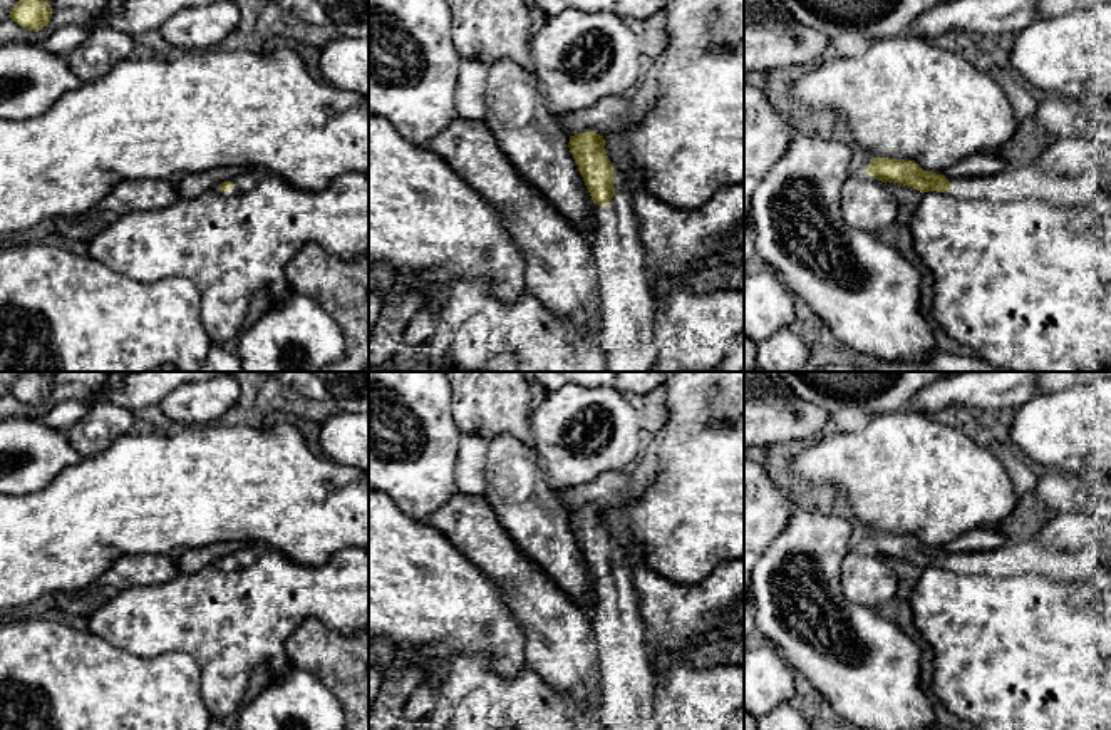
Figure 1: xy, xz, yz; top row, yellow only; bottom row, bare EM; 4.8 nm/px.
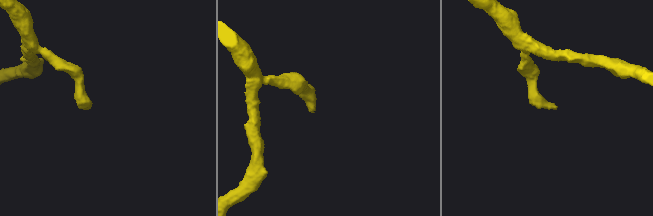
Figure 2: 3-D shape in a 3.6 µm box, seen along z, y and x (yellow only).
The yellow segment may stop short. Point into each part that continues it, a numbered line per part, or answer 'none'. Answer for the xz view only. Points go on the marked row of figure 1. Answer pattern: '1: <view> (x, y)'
1: xz (627, 327)

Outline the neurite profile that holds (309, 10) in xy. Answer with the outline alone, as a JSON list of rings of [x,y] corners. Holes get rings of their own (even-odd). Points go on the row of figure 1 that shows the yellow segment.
[[[265,0],[265,2],[278,5],[280,8],[303,20],[305,23],[320,25],[323,28],[335,27],[340,37],[369,35],[369,23],[335,23],[330,20],[325,8],[315,0]]]

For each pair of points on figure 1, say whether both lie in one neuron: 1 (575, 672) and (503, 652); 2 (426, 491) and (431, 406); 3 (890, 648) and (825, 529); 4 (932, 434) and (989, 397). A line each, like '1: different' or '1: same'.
1: different
2: same
3: same
4: different

